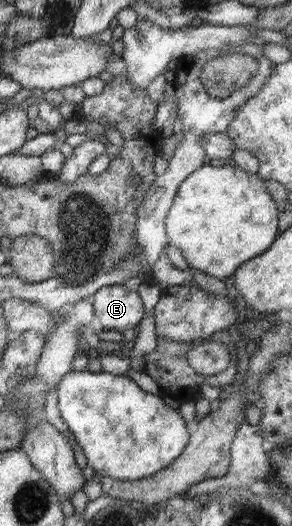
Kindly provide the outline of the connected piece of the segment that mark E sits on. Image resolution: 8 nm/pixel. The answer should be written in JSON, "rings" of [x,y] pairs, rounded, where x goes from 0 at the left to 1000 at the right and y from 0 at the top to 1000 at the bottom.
{"rings":[[[425,542],[339,548],[312,570],[339,625],[408,631],[445,624],[473,625],[479,610],[500,599],[476,559]]]}

